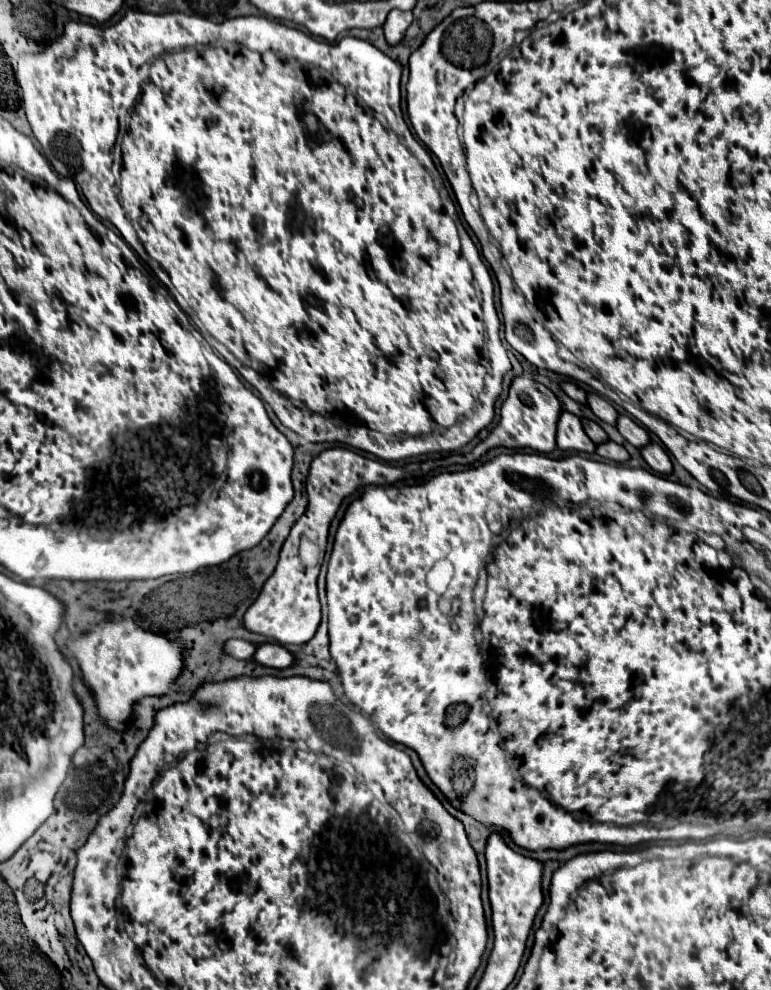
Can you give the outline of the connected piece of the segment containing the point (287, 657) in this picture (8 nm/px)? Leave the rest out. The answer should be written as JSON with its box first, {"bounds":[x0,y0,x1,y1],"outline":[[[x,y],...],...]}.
{"bounds":[254,643,294,669],"outline":[[[264,643],[258,647],[254,661],[258,661],[260,665],[266,665],[266,667],[274,667],[274,669],[286,669],[294,663],[294,655],[282,645]]]}

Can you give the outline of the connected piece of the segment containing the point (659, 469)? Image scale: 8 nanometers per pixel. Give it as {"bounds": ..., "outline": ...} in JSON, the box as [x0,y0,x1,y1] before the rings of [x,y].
{"bounds":[640,443,672,475],"outline":[[[650,443],[646,447],[640,449],[644,461],[656,471],[656,473],[662,473],[662,475],[670,475],[672,473],[672,463],[670,463],[670,457],[668,453],[658,445],[658,443]]]}

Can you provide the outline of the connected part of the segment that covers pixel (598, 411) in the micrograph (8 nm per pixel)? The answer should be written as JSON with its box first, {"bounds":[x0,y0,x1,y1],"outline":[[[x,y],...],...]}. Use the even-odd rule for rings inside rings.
{"bounds":[588,393,618,425],"outline":[[[588,393],[588,407],[590,407],[590,409],[594,411],[594,415],[596,415],[598,419],[602,419],[604,423],[614,425],[616,419],[618,419],[618,413],[616,413],[616,409],[612,407],[612,403],[606,401],[604,397],[596,395],[596,393]]]}

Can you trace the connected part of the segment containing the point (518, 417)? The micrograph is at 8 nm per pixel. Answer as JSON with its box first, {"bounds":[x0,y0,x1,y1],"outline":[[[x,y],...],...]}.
{"bounds":[448,375,562,463],"outline":[[[524,375],[514,377],[508,389],[508,399],[500,407],[500,423],[490,431],[490,435],[482,443],[478,443],[478,447],[470,455],[466,455],[464,459],[456,459],[456,455],[452,455],[448,457],[450,459],[448,463],[456,463],[456,461],[464,463],[468,461],[468,457],[474,461],[492,447],[508,447],[508,449],[530,447],[540,453],[550,453],[556,449],[556,421],[560,413],[562,413],[560,401],[548,387],[534,381],[532,377],[524,377]]]}

